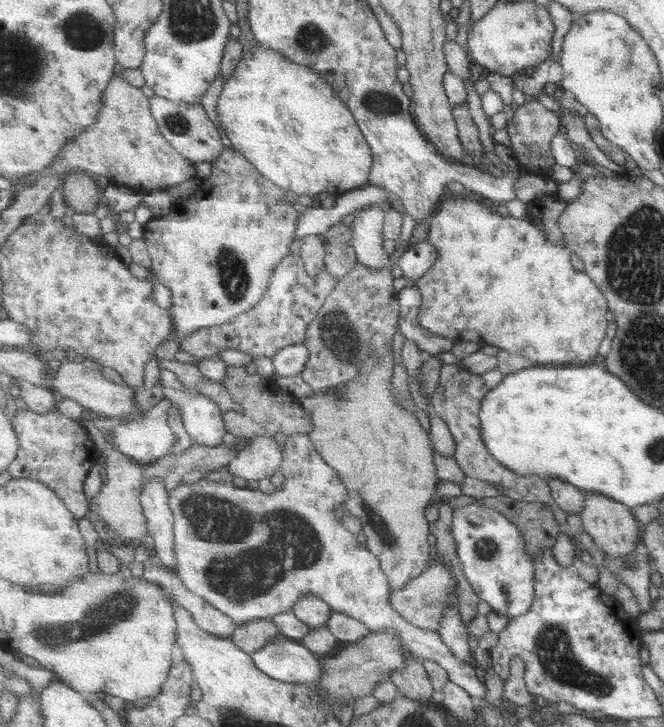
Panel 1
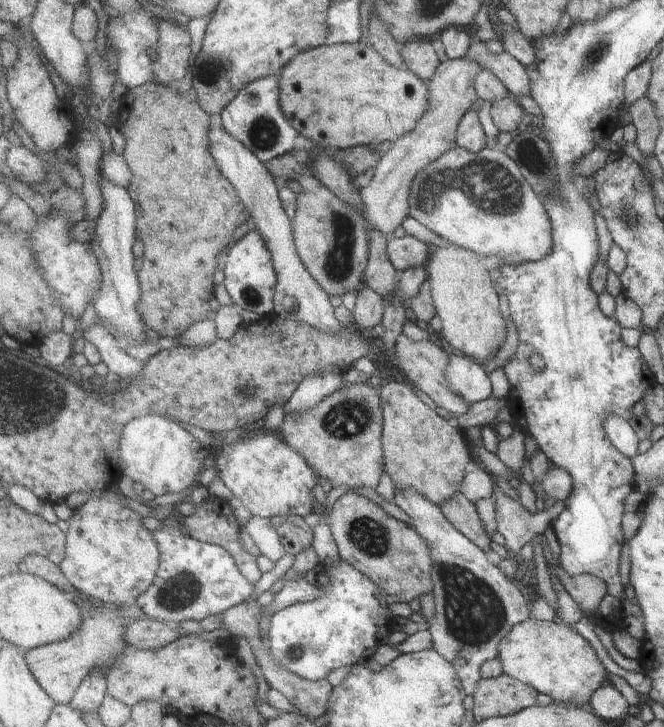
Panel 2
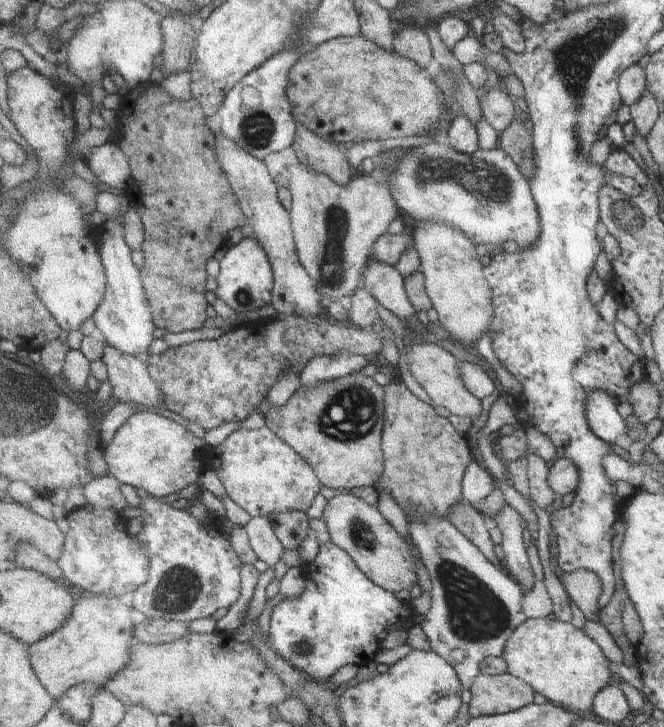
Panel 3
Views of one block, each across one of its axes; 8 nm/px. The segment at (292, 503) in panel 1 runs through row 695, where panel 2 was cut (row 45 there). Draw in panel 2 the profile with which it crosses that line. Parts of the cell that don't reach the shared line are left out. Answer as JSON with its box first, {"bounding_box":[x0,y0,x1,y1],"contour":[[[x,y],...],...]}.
{"bounding_box":[469,39,532,98],"contour":[[[473,39],[469,56],[479,62],[485,69],[489,69],[508,88],[513,97],[529,96],[532,98],[531,78],[527,74],[527,67],[523,66],[515,56],[505,51],[493,54],[485,42]]]}

